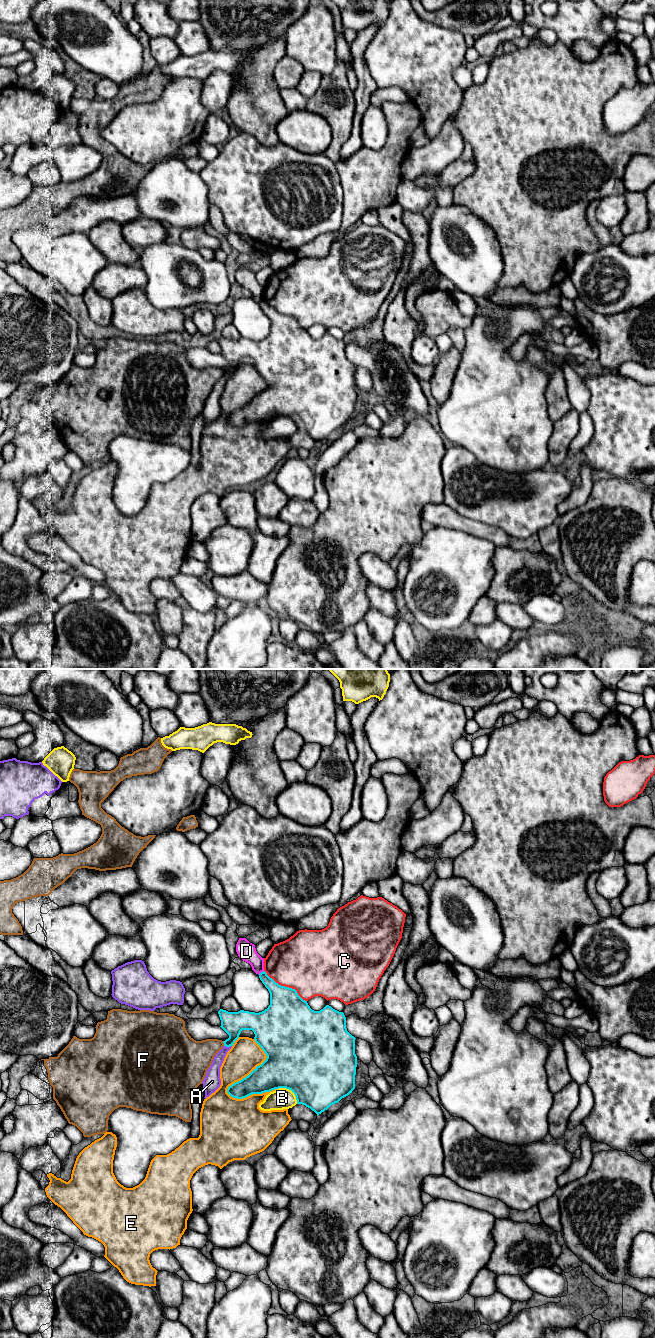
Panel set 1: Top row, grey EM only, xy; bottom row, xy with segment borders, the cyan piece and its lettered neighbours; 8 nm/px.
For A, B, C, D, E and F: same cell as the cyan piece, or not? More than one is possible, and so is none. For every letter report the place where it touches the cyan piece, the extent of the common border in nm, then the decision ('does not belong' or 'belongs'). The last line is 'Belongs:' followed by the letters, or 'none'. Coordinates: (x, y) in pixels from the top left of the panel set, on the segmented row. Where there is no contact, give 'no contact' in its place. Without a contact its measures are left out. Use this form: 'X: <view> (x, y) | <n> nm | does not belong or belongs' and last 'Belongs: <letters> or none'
A: xy (228, 1046) | 60 nm | does not belong
B: xy (290, 1089) | 200 nm | does not belong
C: xy (284, 986) | 420 nm | does not belong
D: xy (261, 972) | 60 nm | does not belong
E: xy (252, 1071) | 500 nm | does not belong
F: xy (223, 1042) | 40 nm | does not belong
Belongs: none

